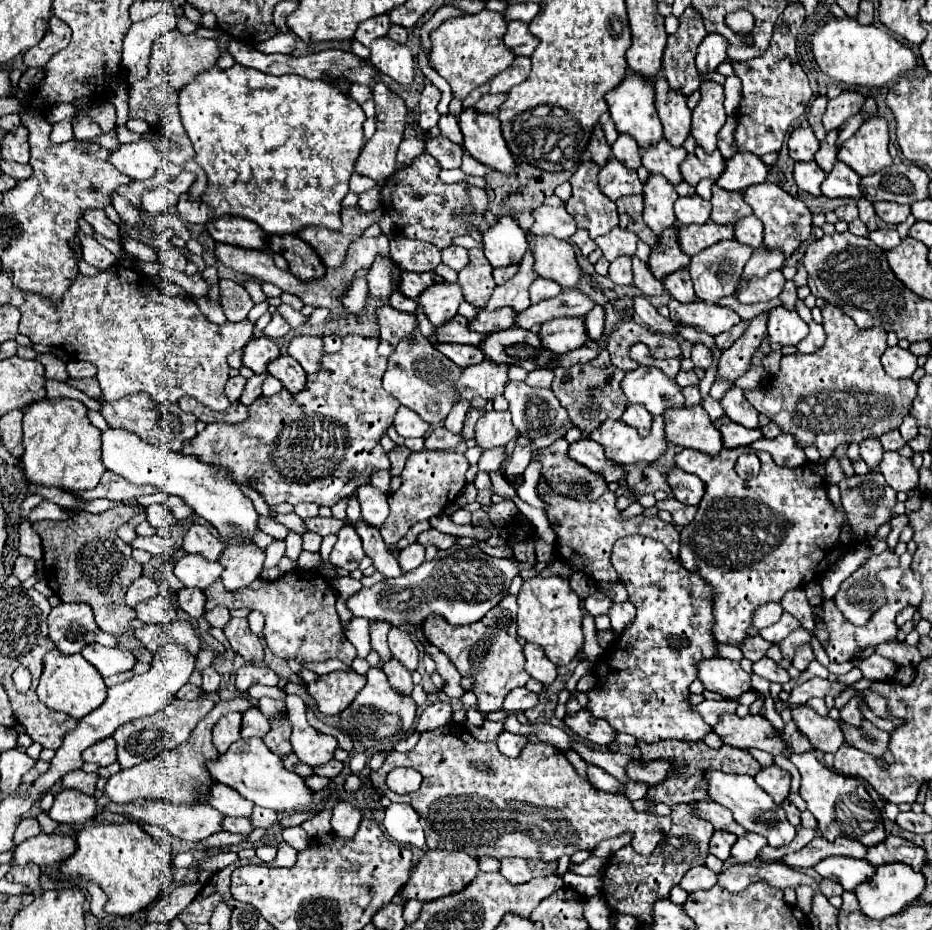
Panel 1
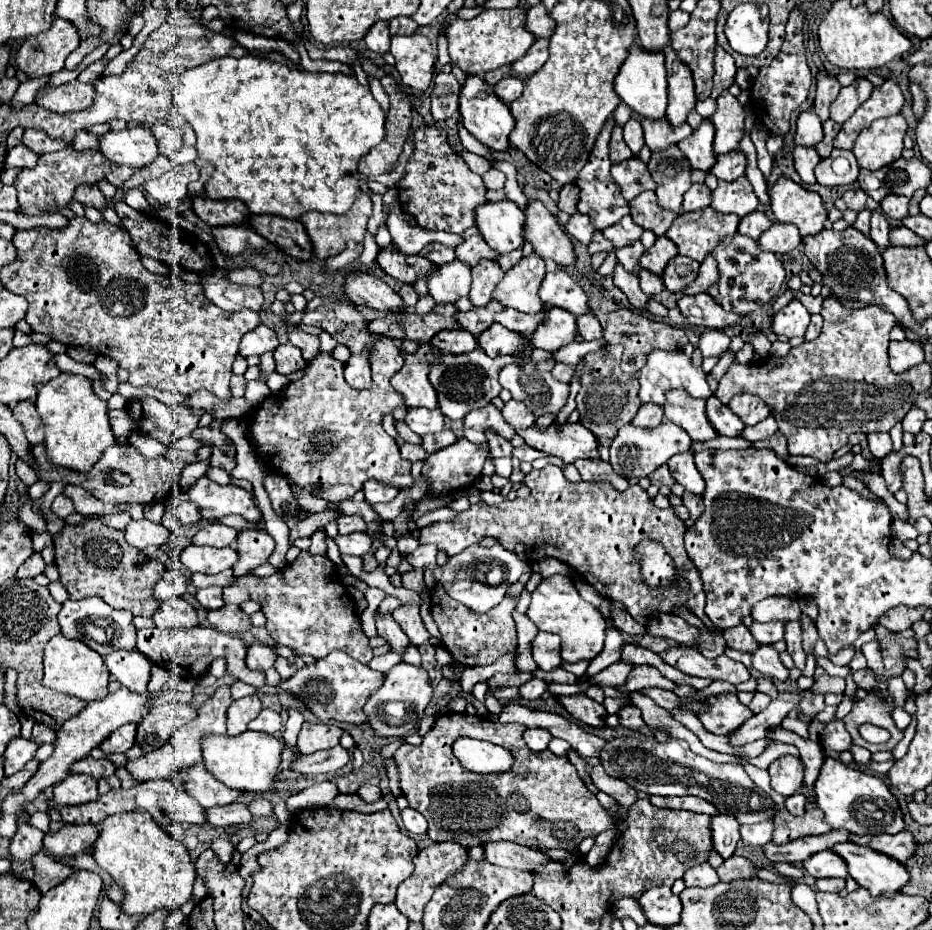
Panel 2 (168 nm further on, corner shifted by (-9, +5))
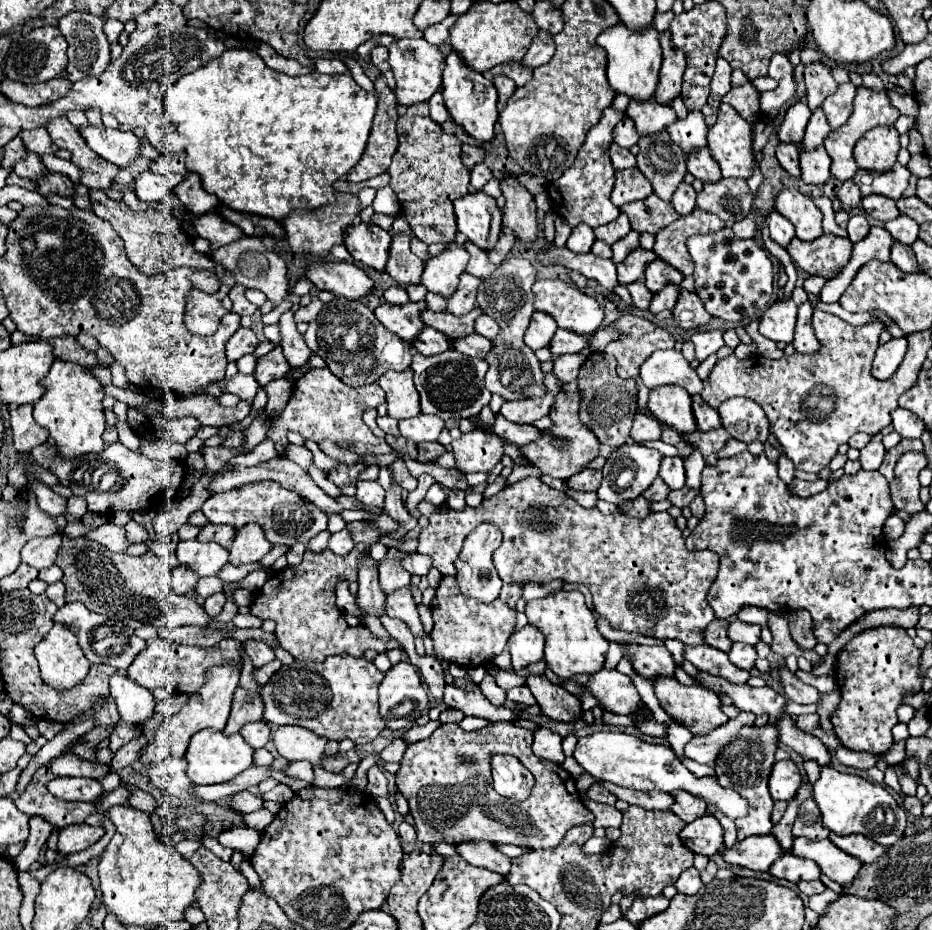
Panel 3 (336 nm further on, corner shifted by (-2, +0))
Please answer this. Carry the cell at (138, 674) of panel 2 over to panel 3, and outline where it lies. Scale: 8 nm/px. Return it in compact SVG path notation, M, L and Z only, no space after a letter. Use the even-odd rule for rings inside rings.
M114 674L110 680L110 694L116 700L120 718L128 724L144 724L156 714L156 700L150 690L140 688L126 674Z

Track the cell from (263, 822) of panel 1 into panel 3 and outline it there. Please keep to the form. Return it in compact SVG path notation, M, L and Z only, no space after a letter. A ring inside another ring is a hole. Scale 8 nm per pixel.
M242 790L242 792L236 792L234 796L232 796L232 802L230 802L230 808L232 810L236 810L236 812L256 812L256 810L260 810L262 808L262 800L258 798L258 796L254 796L254 794L250 794L248 790Z

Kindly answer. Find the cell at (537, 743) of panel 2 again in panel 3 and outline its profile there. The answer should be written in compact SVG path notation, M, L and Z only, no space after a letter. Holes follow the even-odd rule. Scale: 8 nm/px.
M538 728L534 732L534 744L532 750L536 752L536 756L550 760L554 764L562 764L564 762L564 752L562 752L562 736L558 732L546 730L546 728Z

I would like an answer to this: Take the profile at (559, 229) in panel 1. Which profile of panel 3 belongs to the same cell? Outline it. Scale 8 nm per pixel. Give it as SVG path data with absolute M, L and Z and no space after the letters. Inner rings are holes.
M578 224L578 226L572 230L566 246L568 246L572 252L576 252L576 254L586 254L586 252L590 252L594 240L596 240L596 236L594 236L592 228L590 228L588 224Z

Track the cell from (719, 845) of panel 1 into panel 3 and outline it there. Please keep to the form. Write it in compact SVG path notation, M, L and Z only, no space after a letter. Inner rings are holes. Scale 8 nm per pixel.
M702 816L696 822L686 824L680 830L680 838L686 848L690 848L694 854L712 856L718 854L720 848L724 848L722 842L722 826L714 816Z

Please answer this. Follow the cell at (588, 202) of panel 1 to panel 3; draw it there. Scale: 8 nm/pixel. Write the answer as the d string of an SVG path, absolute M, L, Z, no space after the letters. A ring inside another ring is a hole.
M608 106L602 114L602 120L588 132L586 142L580 146L576 154L576 162L546 188L552 200L552 212L562 216L572 228L580 222L588 224L590 228L596 228L600 224L616 220L620 214L620 210L610 202L610 194L614 188L614 166L608 154L608 148L612 144L612 130L614 124L620 122L620 118L624 118L624 114Z

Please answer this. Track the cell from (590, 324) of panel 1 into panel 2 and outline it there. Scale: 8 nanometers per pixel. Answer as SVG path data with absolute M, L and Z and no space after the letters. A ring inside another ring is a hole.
M589 311L587 315L579 315L577 317L577 327L579 327L581 339L585 339L585 341L603 337L603 327L601 327L601 323L599 323L599 319L593 311Z

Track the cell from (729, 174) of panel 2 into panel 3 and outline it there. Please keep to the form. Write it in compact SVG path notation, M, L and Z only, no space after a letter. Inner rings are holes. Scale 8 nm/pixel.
M704 146L704 148L698 148L694 152L688 154L688 160L686 160L686 168L688 172L694 176L694 178L700 178L702 182L708 182L708 180L720 180L720 168L718 164L712 160L712 154L710 150Z

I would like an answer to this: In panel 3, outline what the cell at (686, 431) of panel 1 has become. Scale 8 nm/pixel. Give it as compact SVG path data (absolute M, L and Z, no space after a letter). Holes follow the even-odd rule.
M660 386L650 390L648 410L660 422L676 428L676 432L696 430L696 420L692 416L690 394L680 386Z

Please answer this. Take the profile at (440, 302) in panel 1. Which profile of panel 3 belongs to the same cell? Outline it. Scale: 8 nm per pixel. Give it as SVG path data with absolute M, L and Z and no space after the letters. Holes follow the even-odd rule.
M452 242L442 254L430 258L422 272L422 284L444 298L452 296L458 286L458 278L468 264L468 252L464 244Z

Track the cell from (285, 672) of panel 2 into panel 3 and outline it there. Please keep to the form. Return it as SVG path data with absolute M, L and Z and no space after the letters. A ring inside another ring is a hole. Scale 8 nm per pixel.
M272 660L272 662L268 662L268 664L260 666L260 668L254 668L252 676L254 676L254 680L256 680L258 684L266 684L266 682L270 680L270 676L272 676L280 666L282 666L280 660Z

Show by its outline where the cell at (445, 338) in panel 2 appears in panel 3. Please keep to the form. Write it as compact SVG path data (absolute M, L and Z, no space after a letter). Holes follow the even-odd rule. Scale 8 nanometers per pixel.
M424 328L414 340L412 340L412 346L428 356L428 354L440 354L444 350L450 348L450 340L442 334L442 332L436 332L434 328Z

